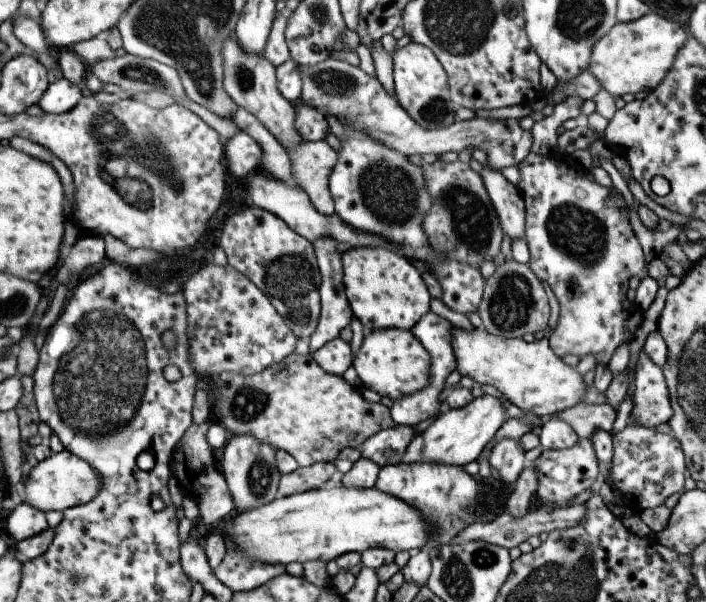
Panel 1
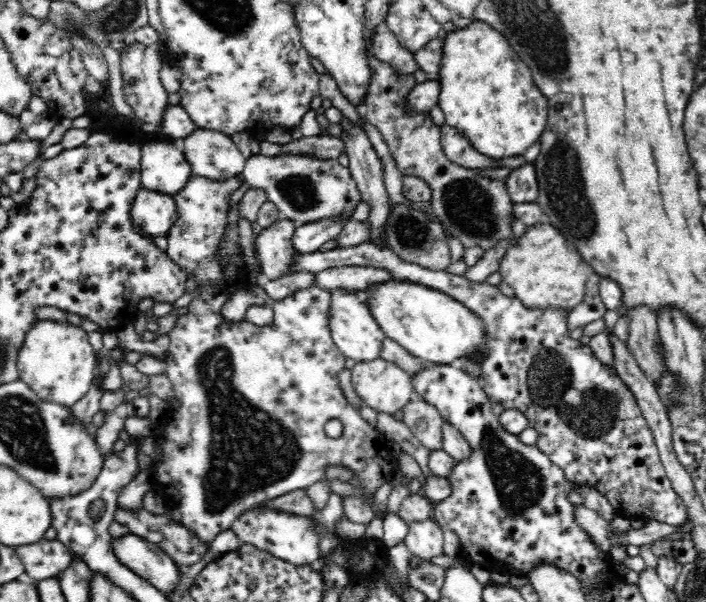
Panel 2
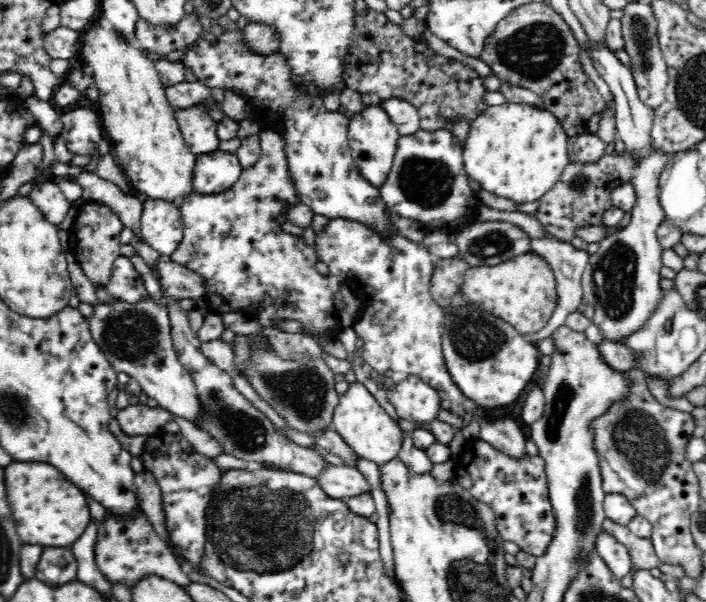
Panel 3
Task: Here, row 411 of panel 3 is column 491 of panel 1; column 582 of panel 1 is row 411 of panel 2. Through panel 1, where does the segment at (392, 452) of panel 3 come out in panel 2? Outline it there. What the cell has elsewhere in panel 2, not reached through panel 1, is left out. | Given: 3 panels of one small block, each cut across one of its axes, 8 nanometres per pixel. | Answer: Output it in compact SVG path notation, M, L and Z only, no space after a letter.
M381 357L373 361L357 363L351 370L352 386L364 404L376 412L380 411L390 415L398 412L398 410L402 411L402 407L409 402L414 391L411 377L393 362Z

